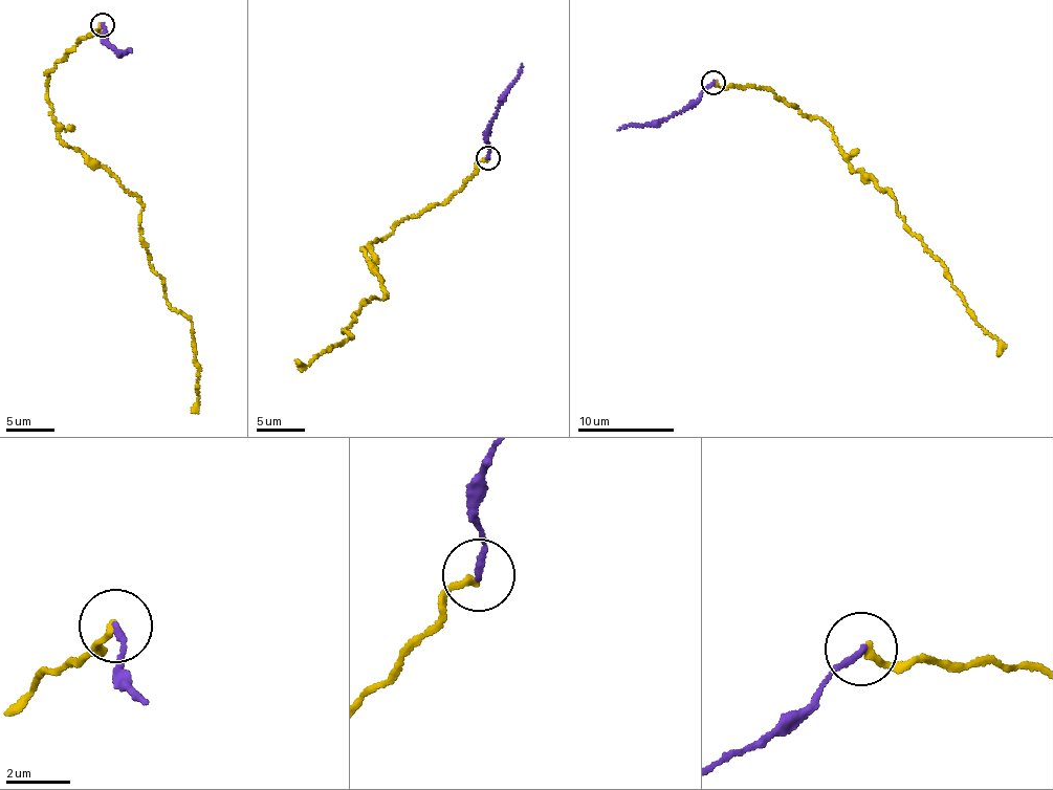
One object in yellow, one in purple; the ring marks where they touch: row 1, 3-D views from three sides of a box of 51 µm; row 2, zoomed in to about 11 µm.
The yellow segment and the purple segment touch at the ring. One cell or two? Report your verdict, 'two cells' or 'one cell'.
two cells

